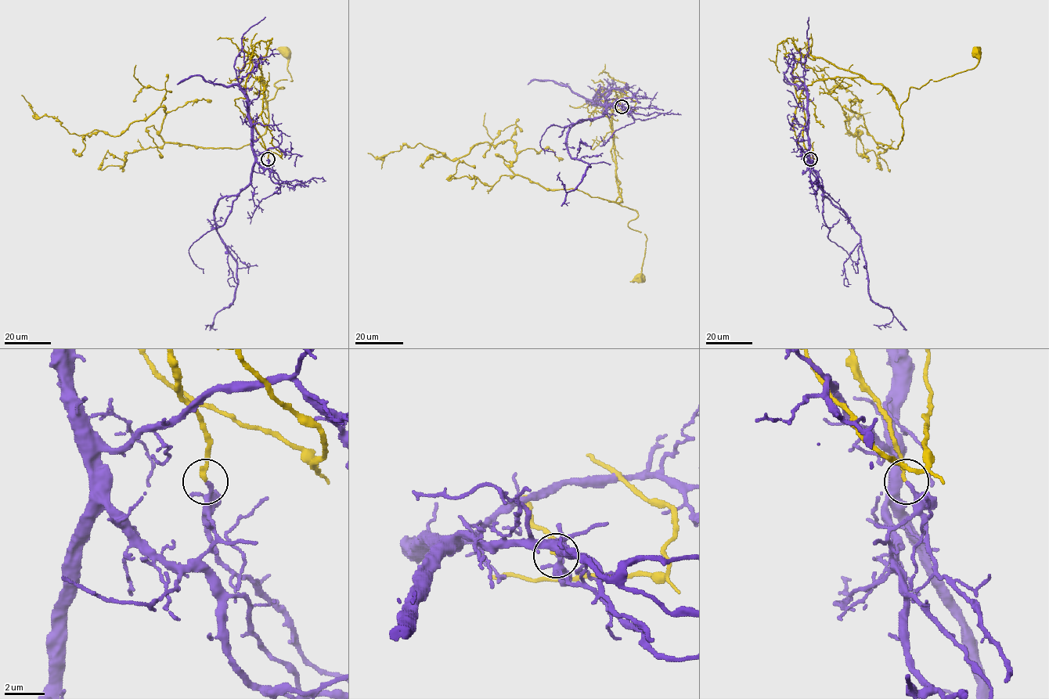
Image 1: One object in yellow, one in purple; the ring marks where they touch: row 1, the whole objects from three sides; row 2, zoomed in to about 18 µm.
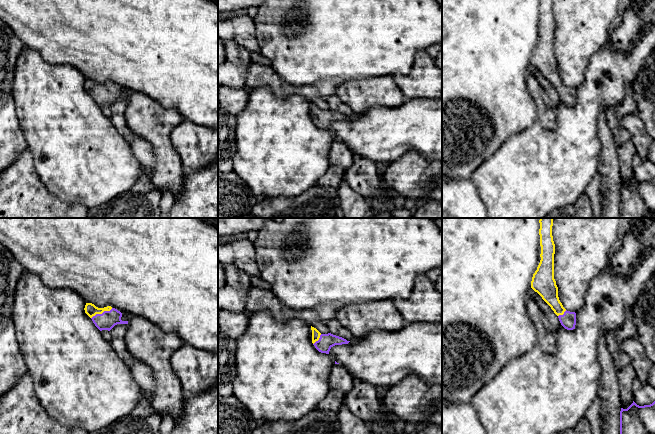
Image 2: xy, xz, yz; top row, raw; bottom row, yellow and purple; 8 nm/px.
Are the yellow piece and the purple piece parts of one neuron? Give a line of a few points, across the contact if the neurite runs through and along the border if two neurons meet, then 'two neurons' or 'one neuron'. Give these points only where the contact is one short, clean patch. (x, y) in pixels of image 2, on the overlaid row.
two neurons

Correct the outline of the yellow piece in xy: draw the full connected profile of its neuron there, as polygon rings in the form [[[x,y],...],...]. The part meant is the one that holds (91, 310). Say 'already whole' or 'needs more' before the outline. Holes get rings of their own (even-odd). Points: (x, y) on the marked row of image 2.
already whole | [[[86,303],[85,308],[84,308],[85,313],[90,318],[95,316],[96,314],[102,314],[104,311],[110,311],[111,309],[112,309],[111,306],[107,306],[107,307],[104,307],[104,308],[98,308],[92,303]]]

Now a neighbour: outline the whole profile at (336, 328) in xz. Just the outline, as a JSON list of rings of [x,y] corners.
[[[332,319],[327,323],[329,328],[329,332],[333,335],[342,337],[347,341],[353,341],[354,336],[350,333],[348,329],[346,329],[340,322],[336,319]]]

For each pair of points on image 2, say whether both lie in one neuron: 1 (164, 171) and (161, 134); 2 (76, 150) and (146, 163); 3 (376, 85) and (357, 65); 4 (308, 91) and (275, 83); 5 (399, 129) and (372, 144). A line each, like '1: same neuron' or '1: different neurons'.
1: same neuron
2: different neurons
3: different neurons
4: same neuron
5: same neuron

